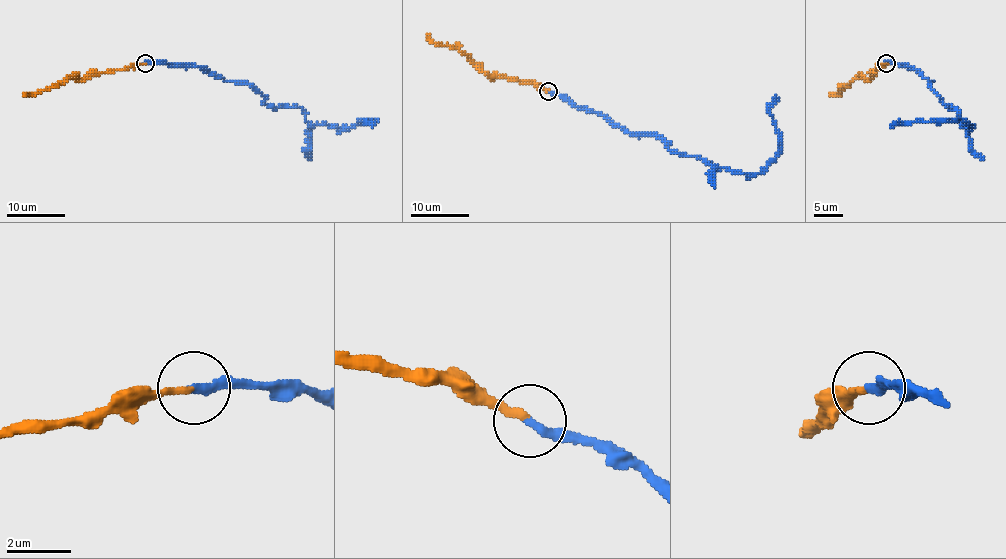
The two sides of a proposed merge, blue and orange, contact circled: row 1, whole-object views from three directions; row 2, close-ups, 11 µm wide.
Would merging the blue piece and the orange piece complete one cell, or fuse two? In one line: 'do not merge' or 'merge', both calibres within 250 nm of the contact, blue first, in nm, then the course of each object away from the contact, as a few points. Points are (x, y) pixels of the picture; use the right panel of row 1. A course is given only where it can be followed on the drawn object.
merge; calibres 260 and 200 nm; course blue (887, 63), (914, 67), (945, 105), (955, 108), (961, 124), (971, 127), (962, 120), (913, 121), (891, 127); course orange (885, 63), (868, 79), (855, 77), (837, 93), (830, 93)

